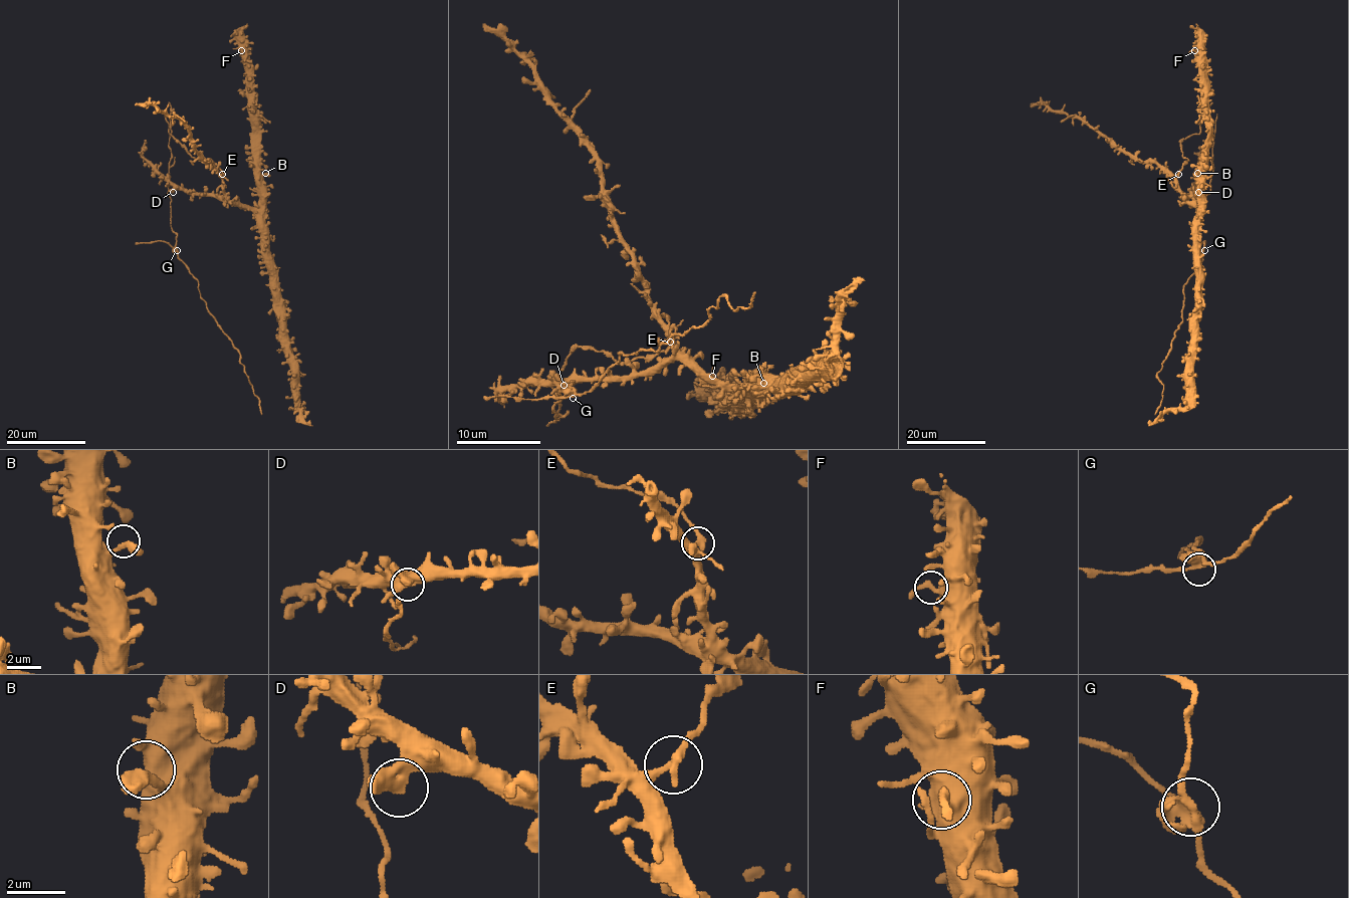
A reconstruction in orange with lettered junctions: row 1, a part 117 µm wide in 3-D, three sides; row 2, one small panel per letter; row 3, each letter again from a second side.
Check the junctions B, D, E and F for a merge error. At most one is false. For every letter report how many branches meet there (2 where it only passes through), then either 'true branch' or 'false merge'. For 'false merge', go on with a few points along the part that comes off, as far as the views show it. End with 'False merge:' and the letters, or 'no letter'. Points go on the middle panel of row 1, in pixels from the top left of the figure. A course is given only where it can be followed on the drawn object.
B: branches 2; true branch
D: branches 2; true branch
E: branches 2; false merge
F: branches 2; true branch
False merge: E

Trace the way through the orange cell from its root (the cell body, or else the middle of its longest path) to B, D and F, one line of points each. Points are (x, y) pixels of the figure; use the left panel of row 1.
B: (190, 191), (212, 194), (223, 201), (255, 207), (261, 199), (265, 173)
D: (190, 191), (173, 192)
F: (190, 191), (212, 194), (223, 201), (242, 206), (255, 207), (258, 204), (259, 119), (252, 65), (241, 50)

